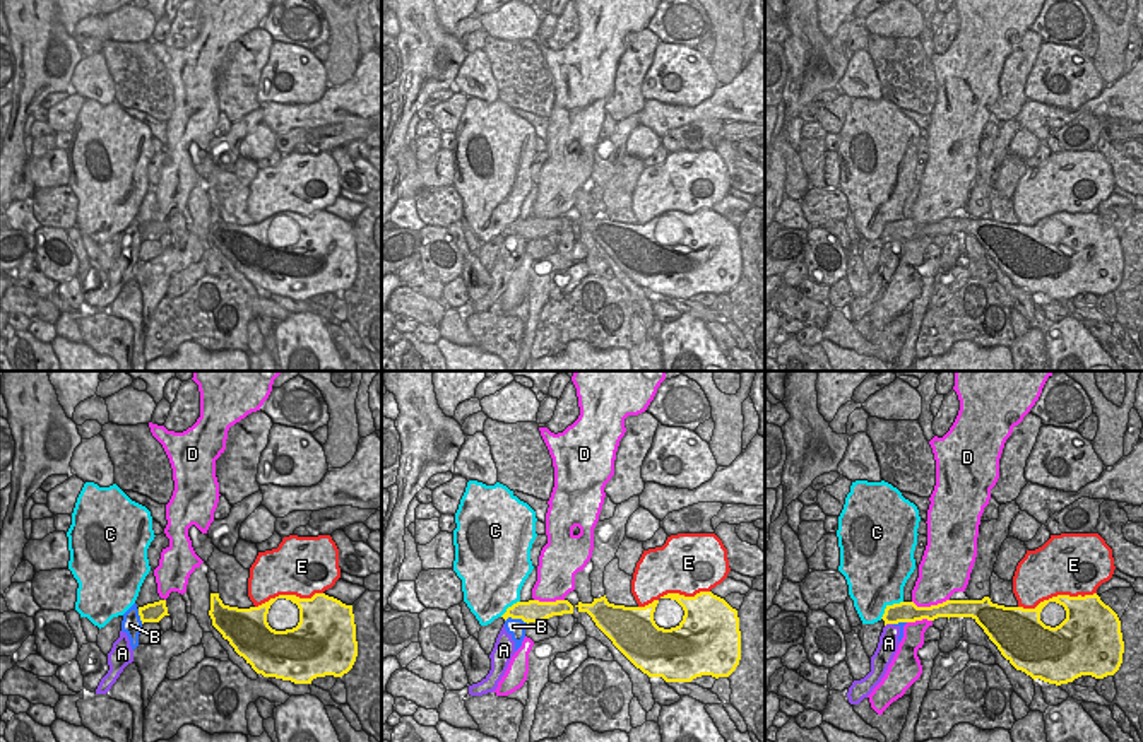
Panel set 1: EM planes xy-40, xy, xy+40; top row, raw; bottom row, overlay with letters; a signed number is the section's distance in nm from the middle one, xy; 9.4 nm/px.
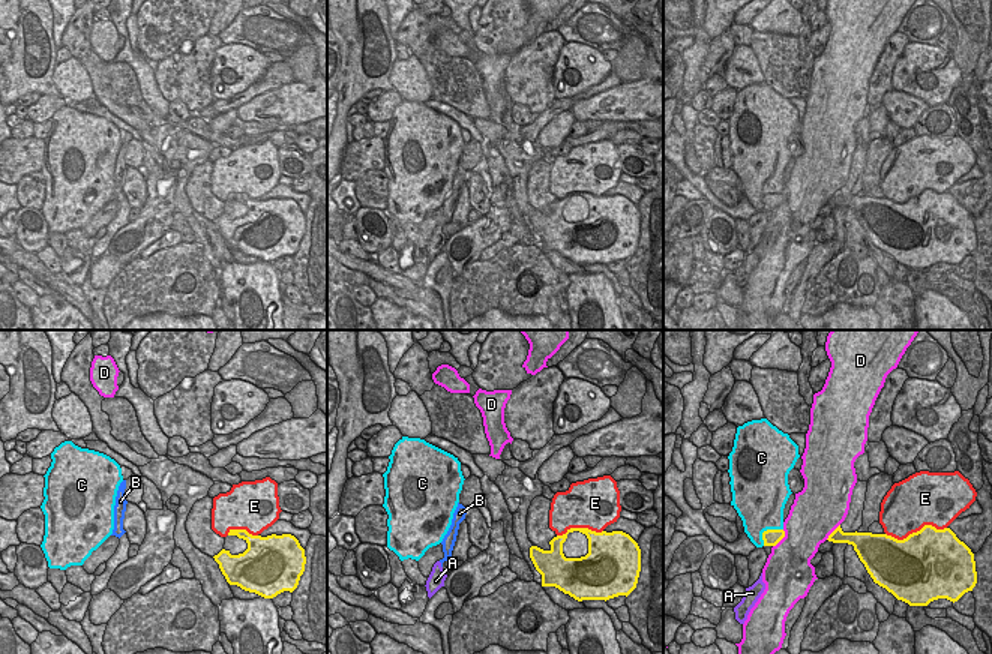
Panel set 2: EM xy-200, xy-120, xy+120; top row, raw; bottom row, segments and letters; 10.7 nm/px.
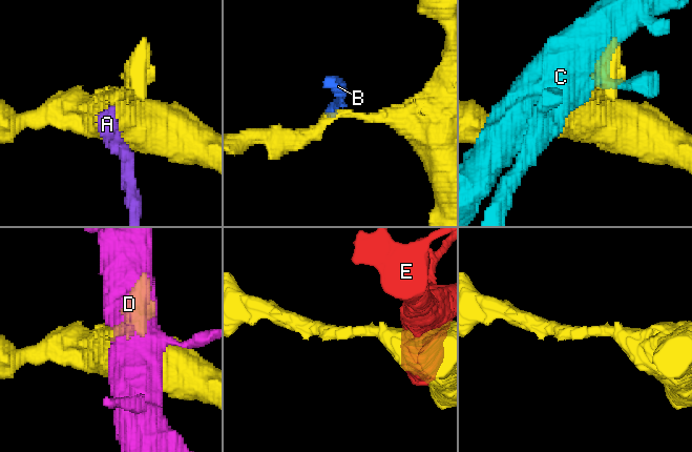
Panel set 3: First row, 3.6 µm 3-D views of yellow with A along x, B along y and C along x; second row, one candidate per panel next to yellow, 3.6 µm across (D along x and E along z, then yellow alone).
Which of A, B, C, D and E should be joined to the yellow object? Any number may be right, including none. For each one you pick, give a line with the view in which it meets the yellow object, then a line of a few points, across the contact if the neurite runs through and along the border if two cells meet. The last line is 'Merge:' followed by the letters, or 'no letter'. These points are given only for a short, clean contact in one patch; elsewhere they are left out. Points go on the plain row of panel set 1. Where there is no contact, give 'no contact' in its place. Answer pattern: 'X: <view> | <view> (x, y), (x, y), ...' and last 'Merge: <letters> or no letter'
Merge: no letter

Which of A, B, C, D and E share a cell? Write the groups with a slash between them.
A B / C / D / E

